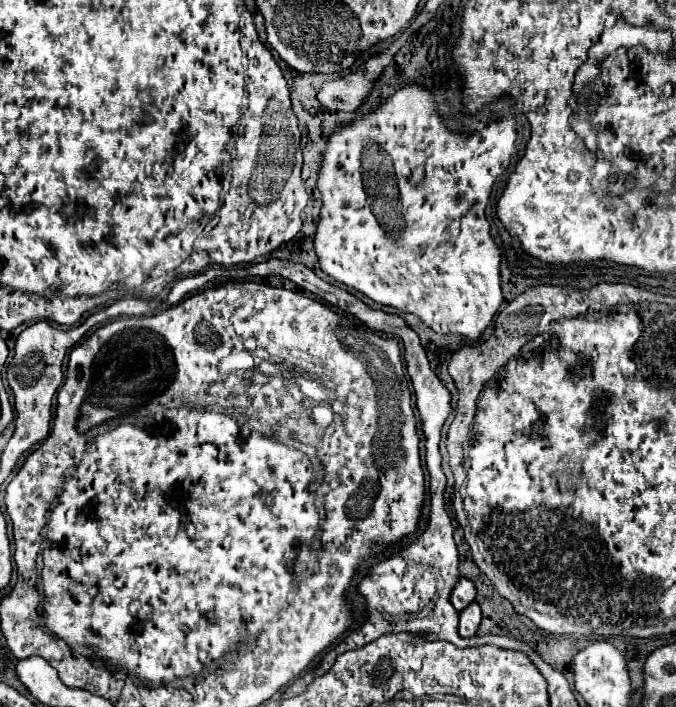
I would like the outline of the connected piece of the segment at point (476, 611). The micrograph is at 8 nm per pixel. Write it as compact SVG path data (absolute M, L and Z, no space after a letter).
M471 603L467 609L461 611L459 621L459 635L461 637L473 637L481 625L481 609L477 603Z

